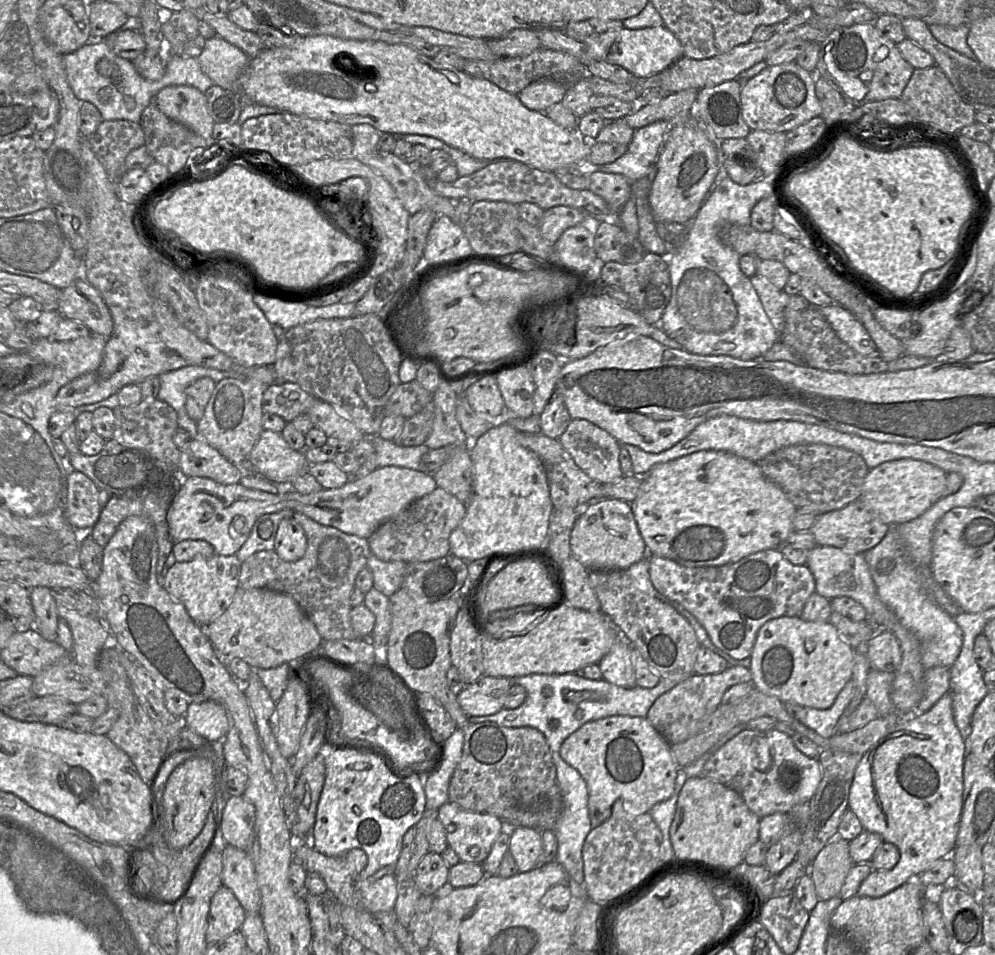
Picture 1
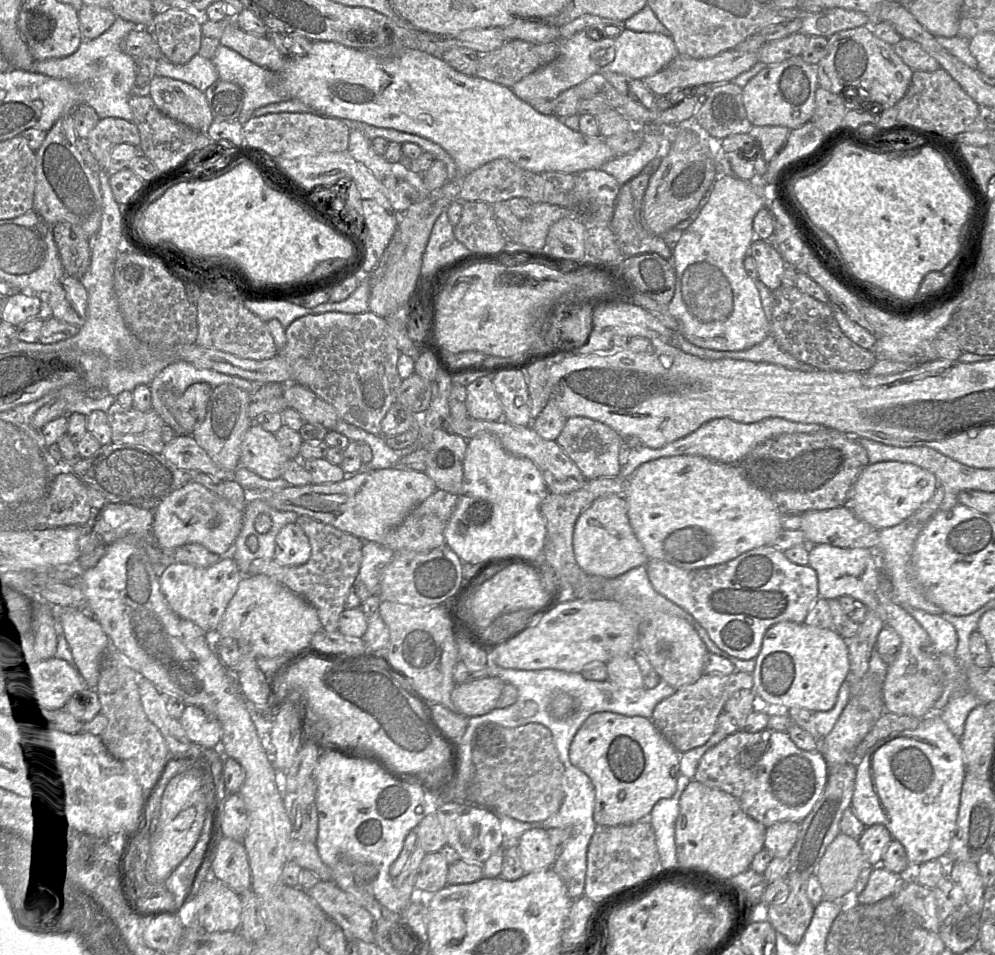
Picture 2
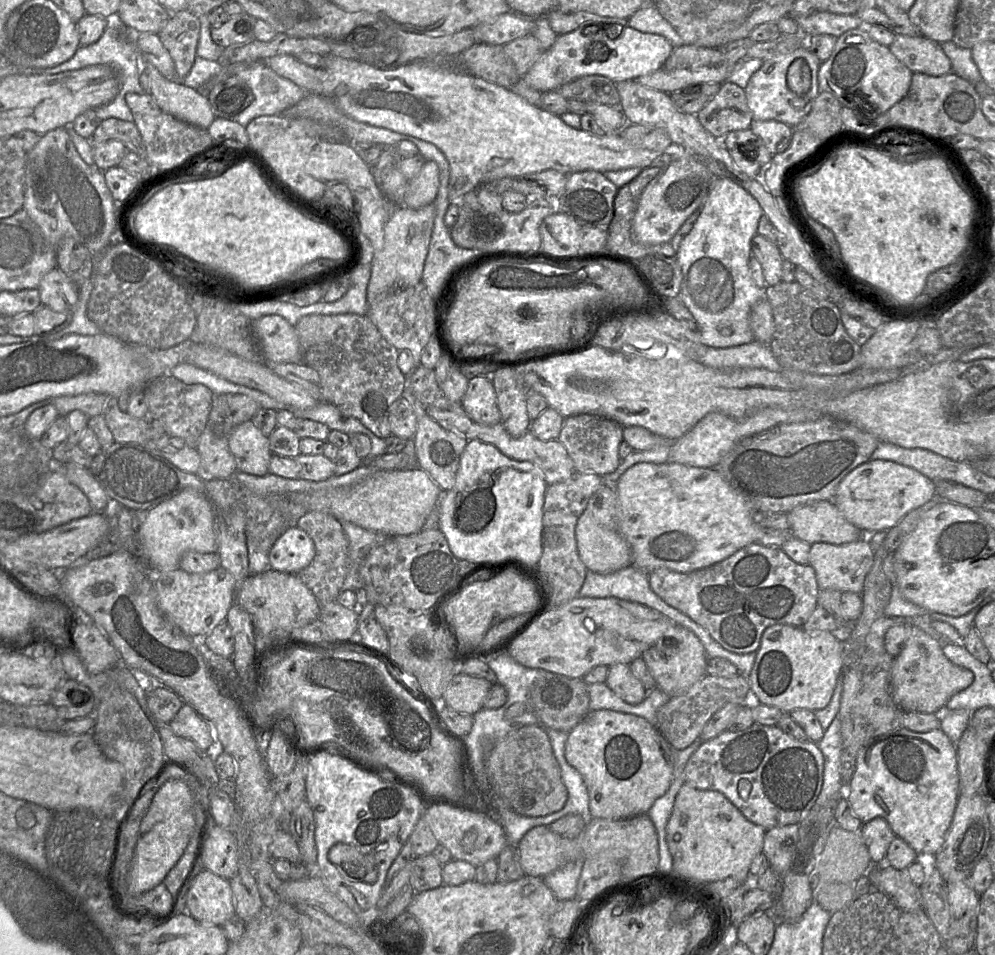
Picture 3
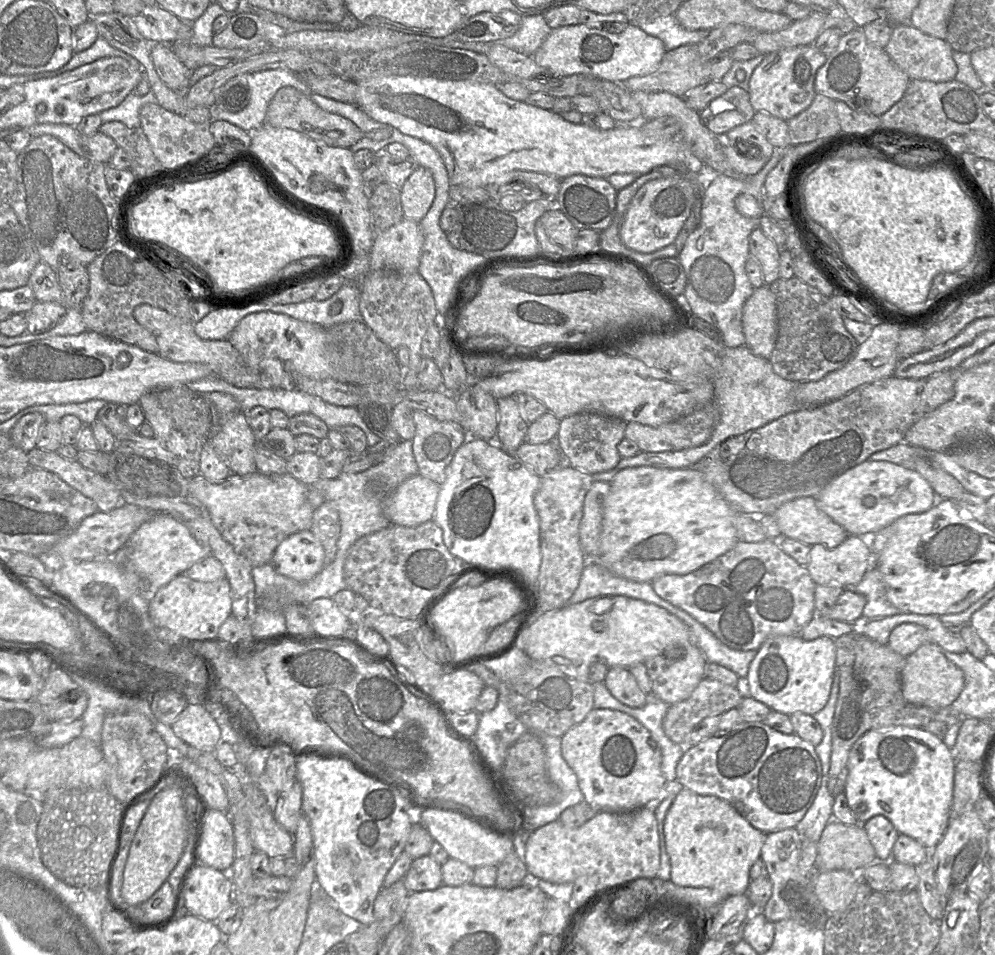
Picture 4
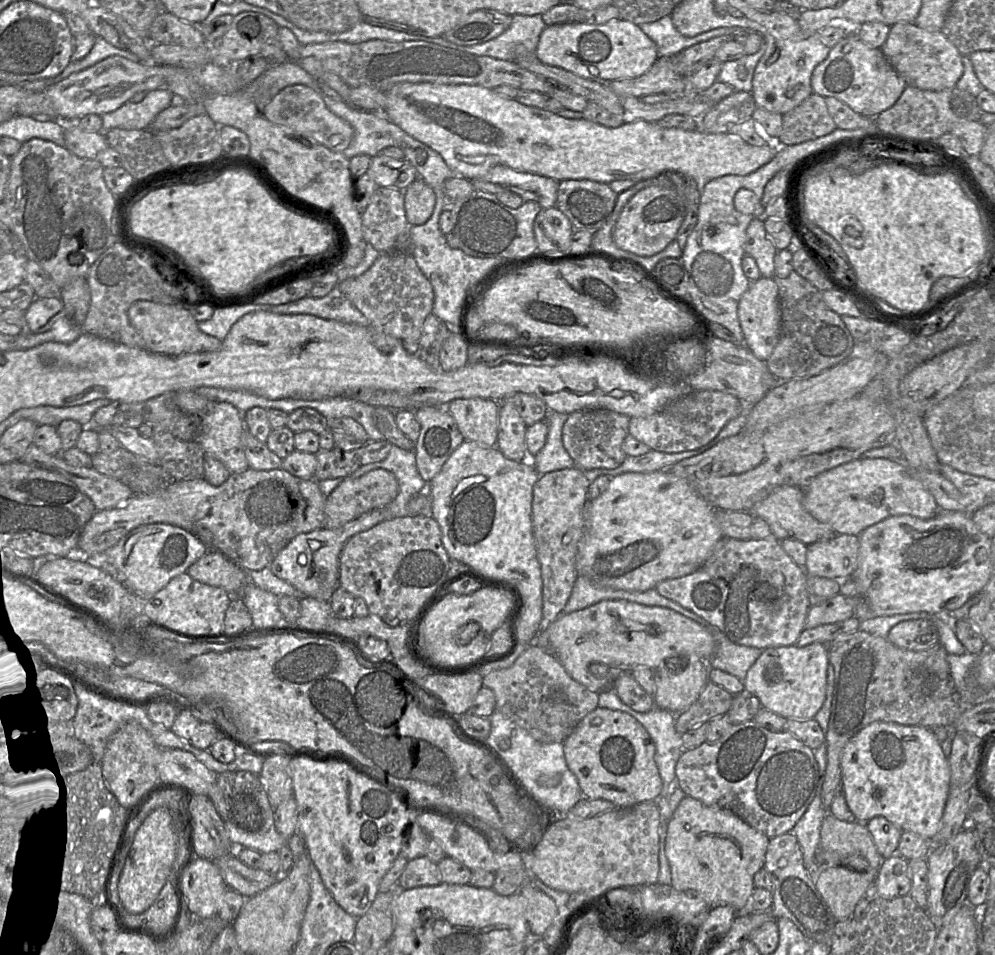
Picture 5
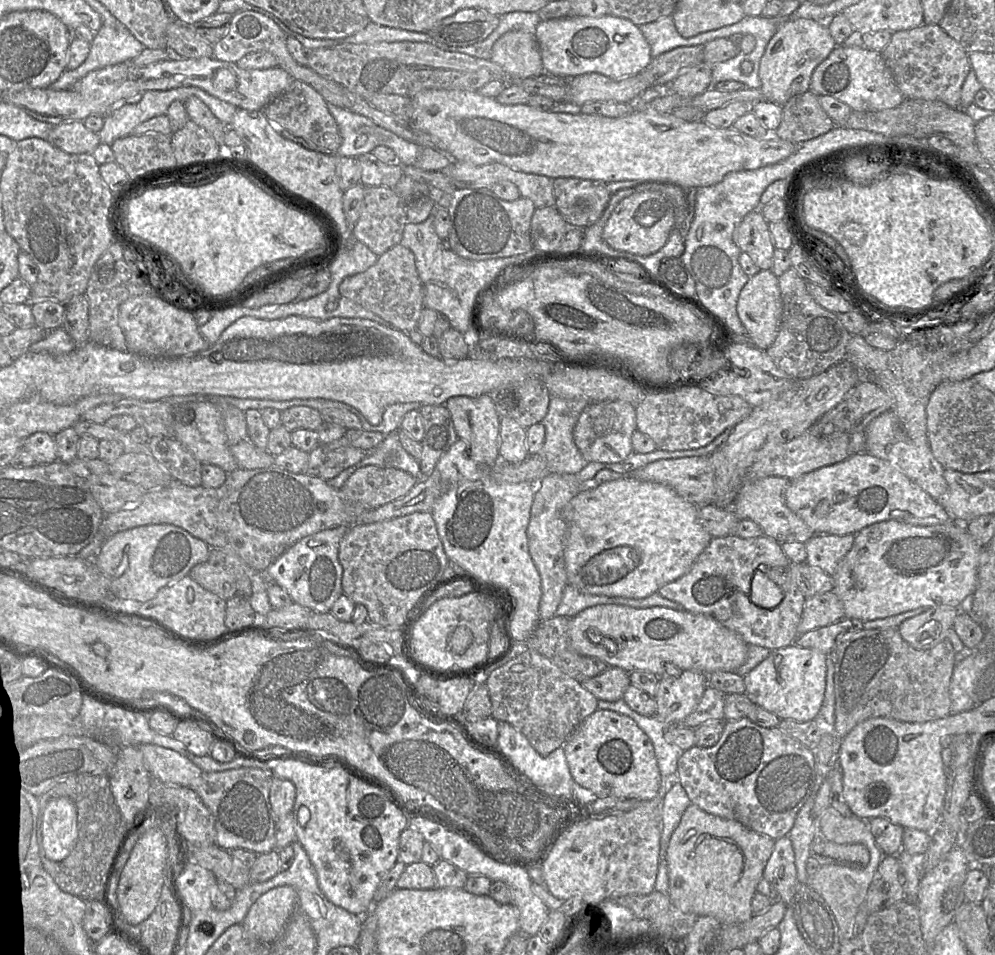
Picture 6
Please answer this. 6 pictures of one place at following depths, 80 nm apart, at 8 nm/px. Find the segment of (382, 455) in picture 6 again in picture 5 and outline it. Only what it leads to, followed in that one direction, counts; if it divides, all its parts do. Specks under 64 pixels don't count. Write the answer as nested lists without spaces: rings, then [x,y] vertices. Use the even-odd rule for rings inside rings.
[[[392,445],[388,456],[380,461],[360,466],[353,472],[351,478],[359,478],[374,469],[385,469],[392,472],[399,484],[399,492],[396,498],[390,502],[386,508],[391,513],[391,517],[403,517],[407,515],[407,503],[410,498],[427,488],[427,483],[420,476],[414,450],[404,450],[396,445]]]

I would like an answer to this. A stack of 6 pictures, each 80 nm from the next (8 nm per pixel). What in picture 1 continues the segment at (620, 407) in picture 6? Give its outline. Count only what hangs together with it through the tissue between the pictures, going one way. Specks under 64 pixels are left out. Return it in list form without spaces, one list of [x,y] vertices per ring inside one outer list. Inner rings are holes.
[[[572,419],[558,440],[576,465],[591,479],[601,483],[611,483],[624,476],[619,462],[620,443],[593,423],[584,419]]]

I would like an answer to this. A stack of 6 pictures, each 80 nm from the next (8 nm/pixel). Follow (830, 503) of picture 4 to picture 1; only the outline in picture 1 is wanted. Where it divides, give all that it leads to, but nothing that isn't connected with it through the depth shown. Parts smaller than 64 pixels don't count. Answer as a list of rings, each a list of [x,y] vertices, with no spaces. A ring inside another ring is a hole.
[[[914,459],[882,463],[868,471],[861,500],[885,523],[898,526],[910,522],[939,501],[946,488],[947,473],[939,467]]]

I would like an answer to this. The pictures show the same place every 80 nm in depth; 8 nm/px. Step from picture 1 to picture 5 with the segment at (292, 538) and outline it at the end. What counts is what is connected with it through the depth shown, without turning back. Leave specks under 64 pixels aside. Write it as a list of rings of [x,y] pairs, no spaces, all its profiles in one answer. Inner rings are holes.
[[[380,507],[361,514],[336,529],[316,529],[301,533],[291,539],[270,564],[271,571],[278,578],[293,585],[303,596],[330,601],[339,585],[339,556],[345,542],[353,535],[369,530],[380,522],[391,519],[386,507]]]

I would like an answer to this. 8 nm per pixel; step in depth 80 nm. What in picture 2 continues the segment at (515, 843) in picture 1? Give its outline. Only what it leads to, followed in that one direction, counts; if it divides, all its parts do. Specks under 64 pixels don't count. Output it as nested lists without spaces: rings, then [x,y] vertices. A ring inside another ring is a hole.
[[[532,828],[516,842],[519,861],[525,873],[552,867],[557,853],[543,828]]]

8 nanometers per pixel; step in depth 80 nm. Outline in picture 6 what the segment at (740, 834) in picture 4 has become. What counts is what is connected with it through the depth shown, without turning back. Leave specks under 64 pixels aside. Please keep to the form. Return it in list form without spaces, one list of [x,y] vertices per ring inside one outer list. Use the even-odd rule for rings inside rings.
[[[691,803],[673,831],[666,851],[671,902],[684,913],[712,916],[723,925],[749,920],[753,916],[752,898],[774,843],[765,834],[709,814]]]

